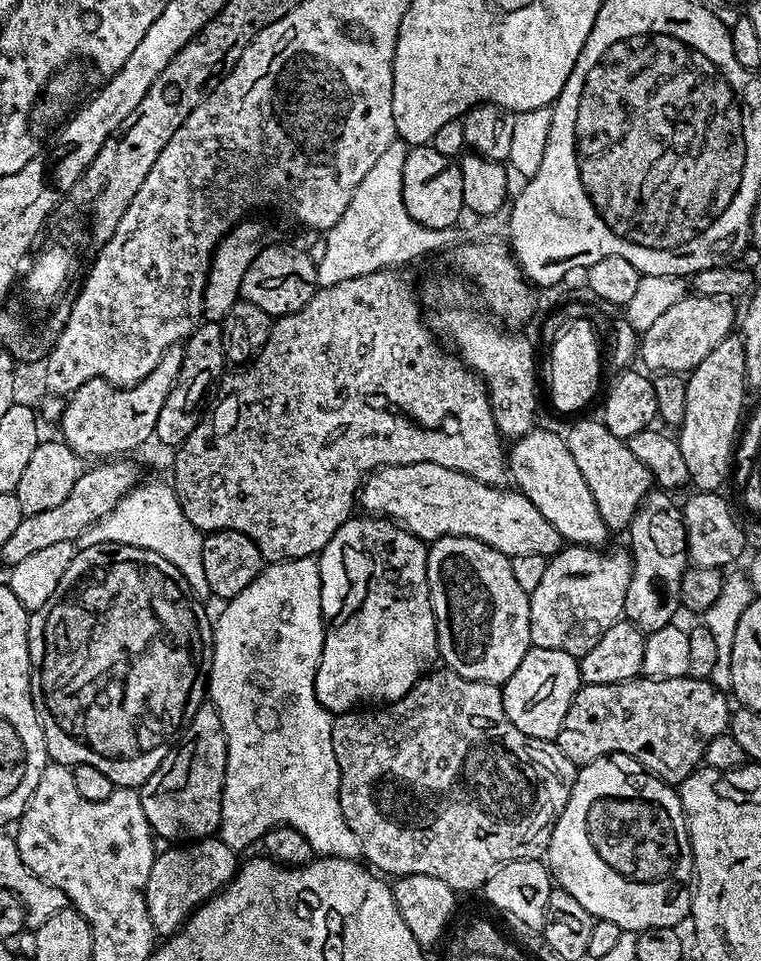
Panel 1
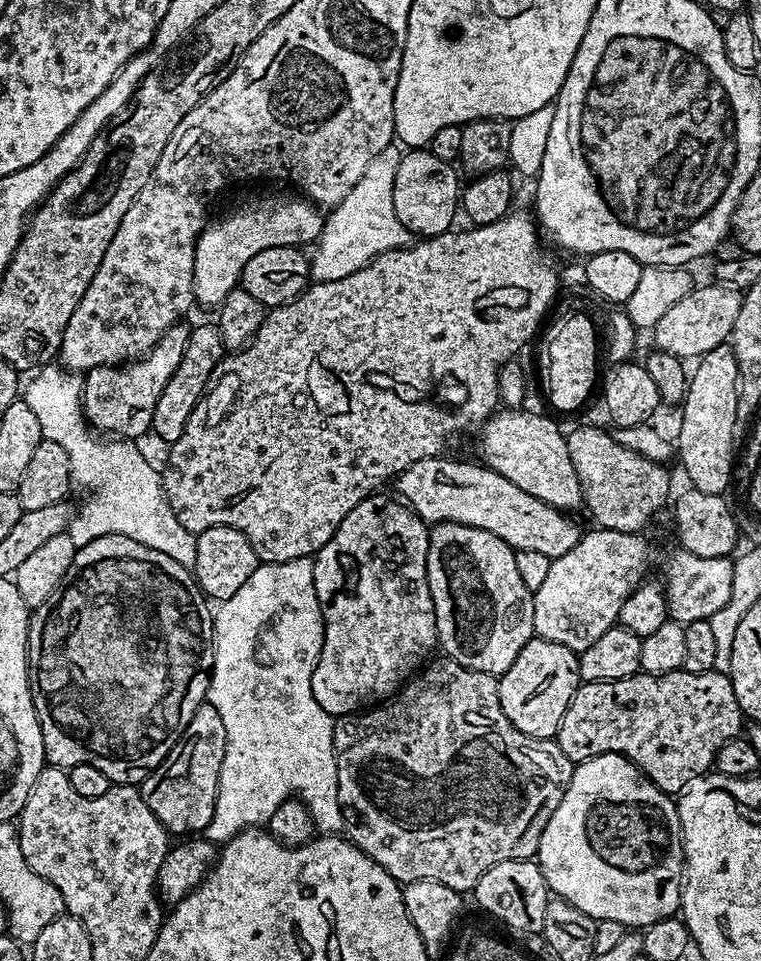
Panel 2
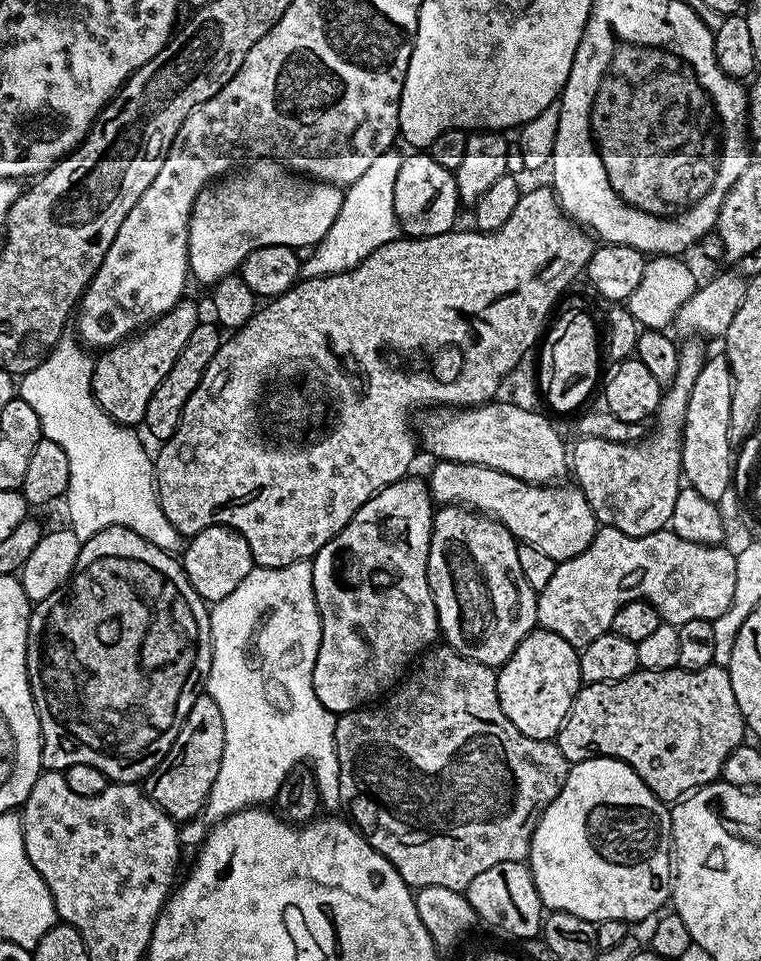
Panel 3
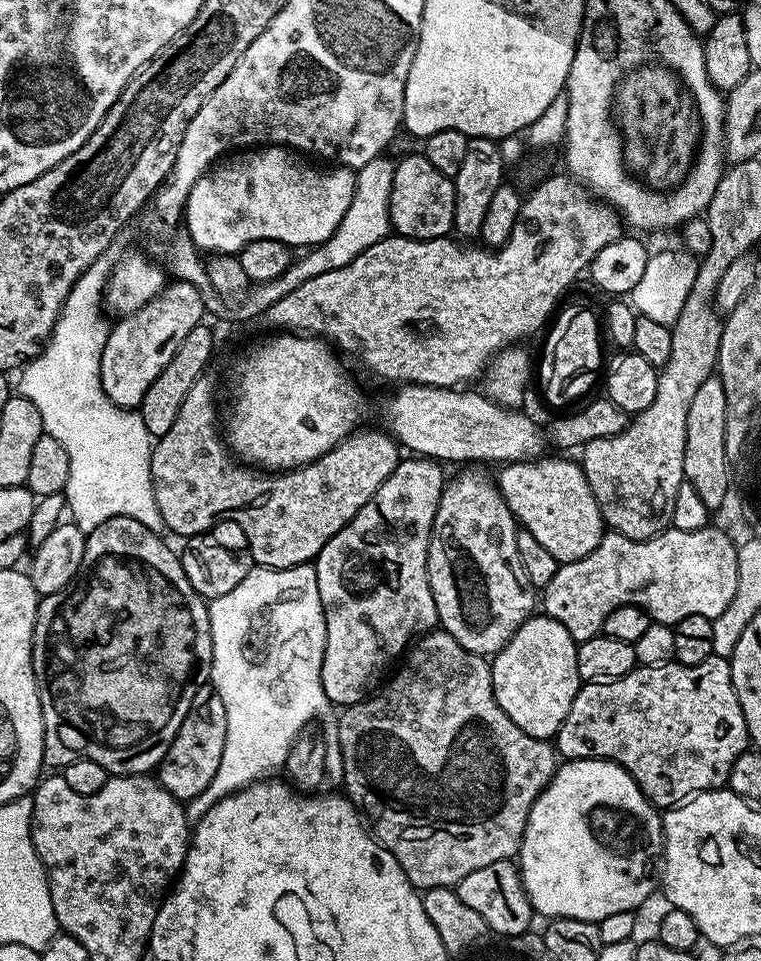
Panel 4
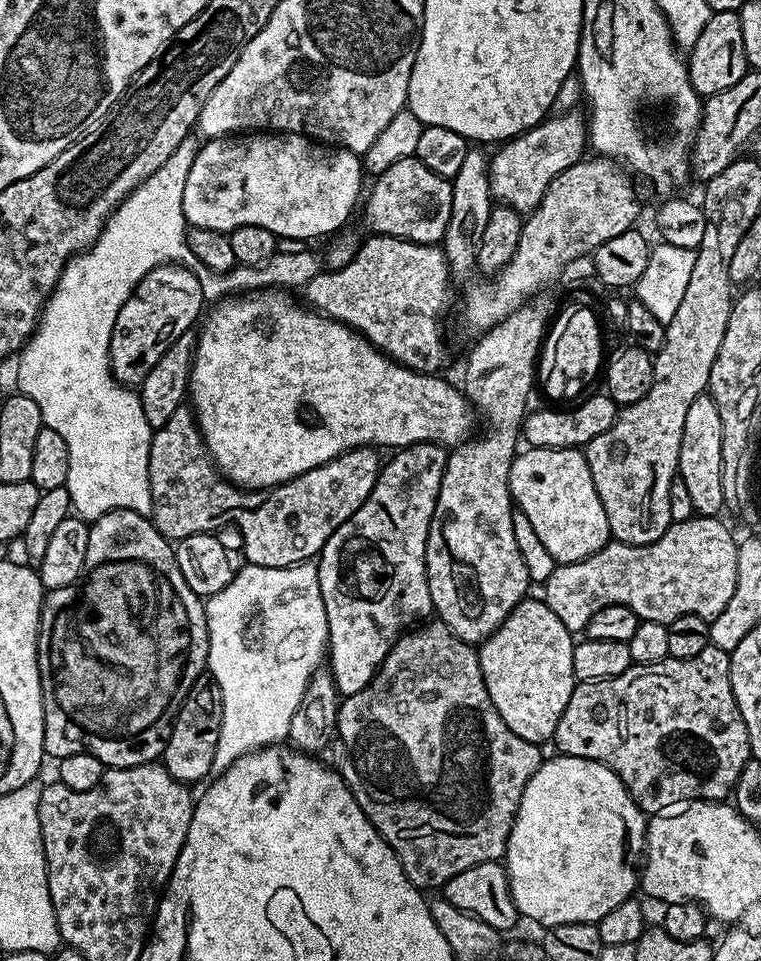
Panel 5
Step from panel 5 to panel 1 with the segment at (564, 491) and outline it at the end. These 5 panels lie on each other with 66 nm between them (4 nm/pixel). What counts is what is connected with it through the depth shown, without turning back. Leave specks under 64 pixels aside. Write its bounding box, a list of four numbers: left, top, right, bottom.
[358,464,562,558]

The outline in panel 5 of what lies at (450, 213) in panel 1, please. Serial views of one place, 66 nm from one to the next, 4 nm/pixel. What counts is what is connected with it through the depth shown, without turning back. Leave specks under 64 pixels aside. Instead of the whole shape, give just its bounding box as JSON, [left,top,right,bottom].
[368,156,452,245]

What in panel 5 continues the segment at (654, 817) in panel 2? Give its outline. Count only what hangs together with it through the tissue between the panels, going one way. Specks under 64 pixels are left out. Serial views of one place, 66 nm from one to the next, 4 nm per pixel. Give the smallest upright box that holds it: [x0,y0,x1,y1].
[502,754,647,929]

